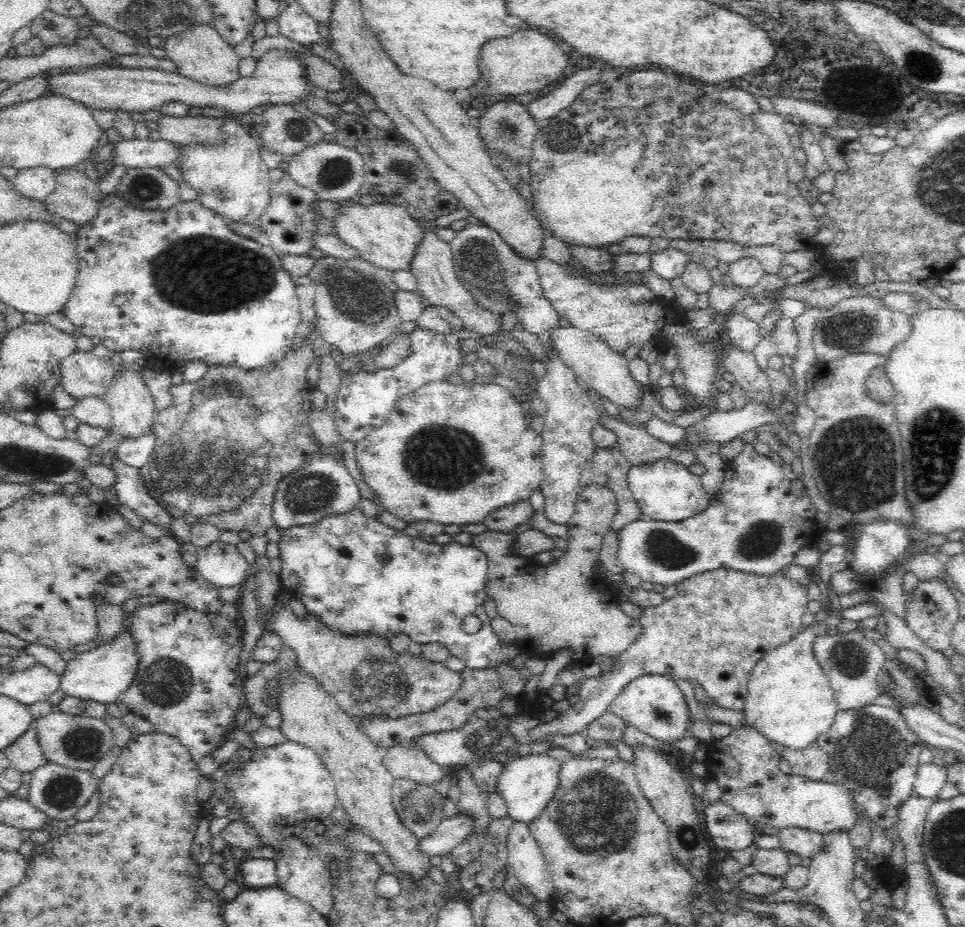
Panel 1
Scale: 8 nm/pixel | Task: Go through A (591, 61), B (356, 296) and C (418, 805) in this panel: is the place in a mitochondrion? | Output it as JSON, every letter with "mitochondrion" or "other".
{"A":"other","B":"mitochondrion","C":"mitochondrion"}

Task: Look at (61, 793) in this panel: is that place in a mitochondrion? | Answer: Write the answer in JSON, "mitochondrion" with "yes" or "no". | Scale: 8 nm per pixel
{"mitochondrion":"yes"}

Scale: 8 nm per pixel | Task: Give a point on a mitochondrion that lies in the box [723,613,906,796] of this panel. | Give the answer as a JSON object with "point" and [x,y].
{"point":[849,659]}

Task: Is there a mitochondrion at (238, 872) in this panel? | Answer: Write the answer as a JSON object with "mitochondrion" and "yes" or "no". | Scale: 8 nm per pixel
{"mitochondrion":"no"}

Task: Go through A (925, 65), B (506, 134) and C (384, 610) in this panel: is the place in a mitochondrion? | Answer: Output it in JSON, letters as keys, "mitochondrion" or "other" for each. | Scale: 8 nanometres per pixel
{"A":"mitochondrion","B":"mitochondrion","C":"other"}

